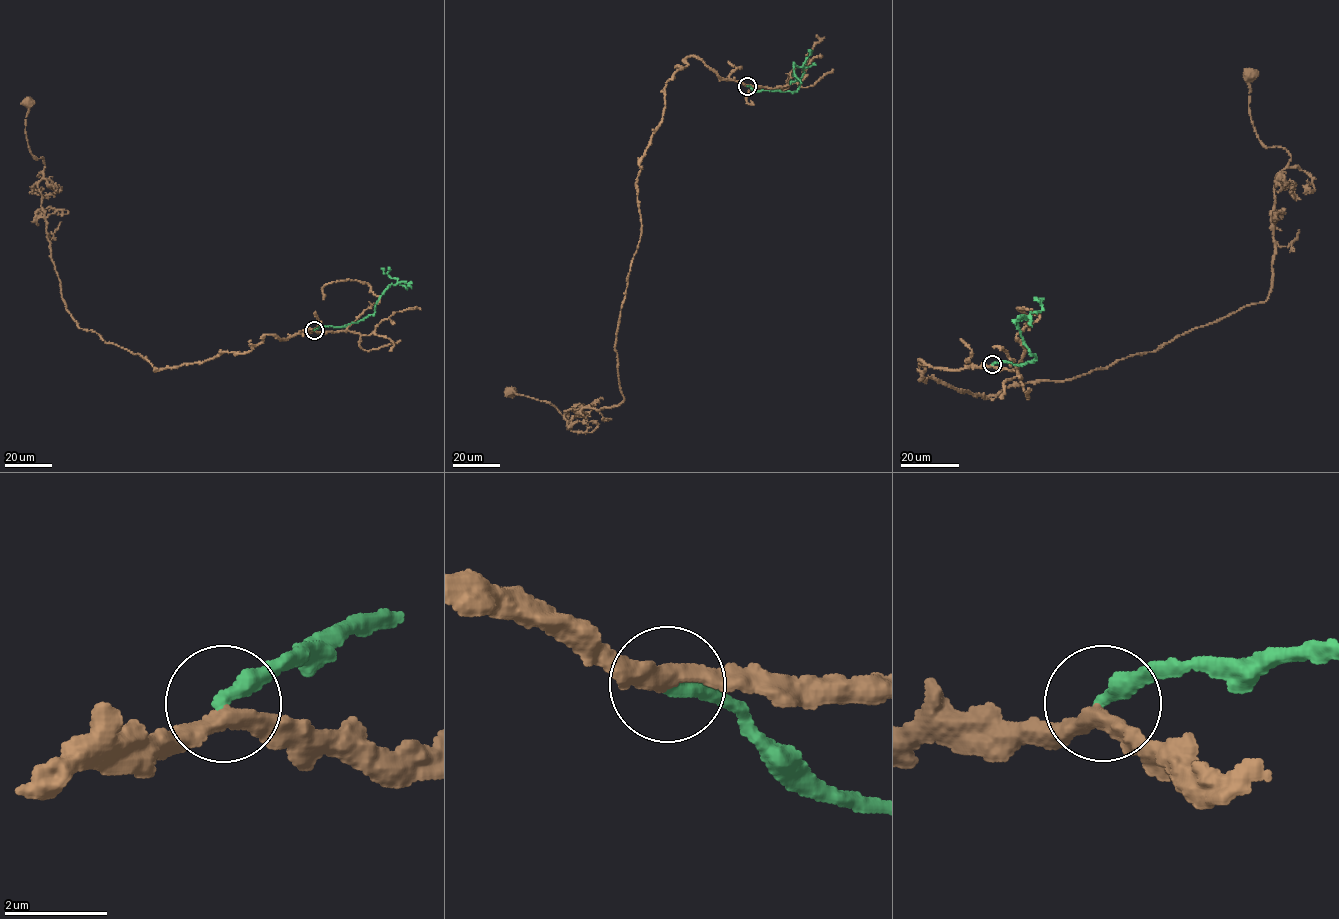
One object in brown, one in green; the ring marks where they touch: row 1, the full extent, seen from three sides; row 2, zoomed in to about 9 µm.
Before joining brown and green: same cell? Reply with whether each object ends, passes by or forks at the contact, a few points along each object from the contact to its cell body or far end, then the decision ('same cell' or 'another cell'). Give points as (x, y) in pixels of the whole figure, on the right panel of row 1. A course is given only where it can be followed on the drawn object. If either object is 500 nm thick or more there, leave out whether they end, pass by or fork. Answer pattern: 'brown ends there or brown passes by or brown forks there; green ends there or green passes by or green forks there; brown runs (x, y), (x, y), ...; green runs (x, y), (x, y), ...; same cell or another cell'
brown passes by; green ends there; brown runs (992, 365), (918, 360), (921, 380), (997, 395), (1156, 351), (1267, 298), (1290, 155), (1257, 135), (1249, 74); green runs (992, 364), (1006, 361), (1021, 365), (1035, 360), (1024, 342), (1016, 321), (1040, 312), (1042, 305), (1033, 298); another cell

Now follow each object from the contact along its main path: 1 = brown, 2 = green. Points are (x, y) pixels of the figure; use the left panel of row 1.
1: (313, 330), (156, 369), (78, 328), (51, 259), (28, 102)
2: (313, 330), (345, 326), (372, 315), (387, 287), (397, 283), (389, 276), (389, 268)

